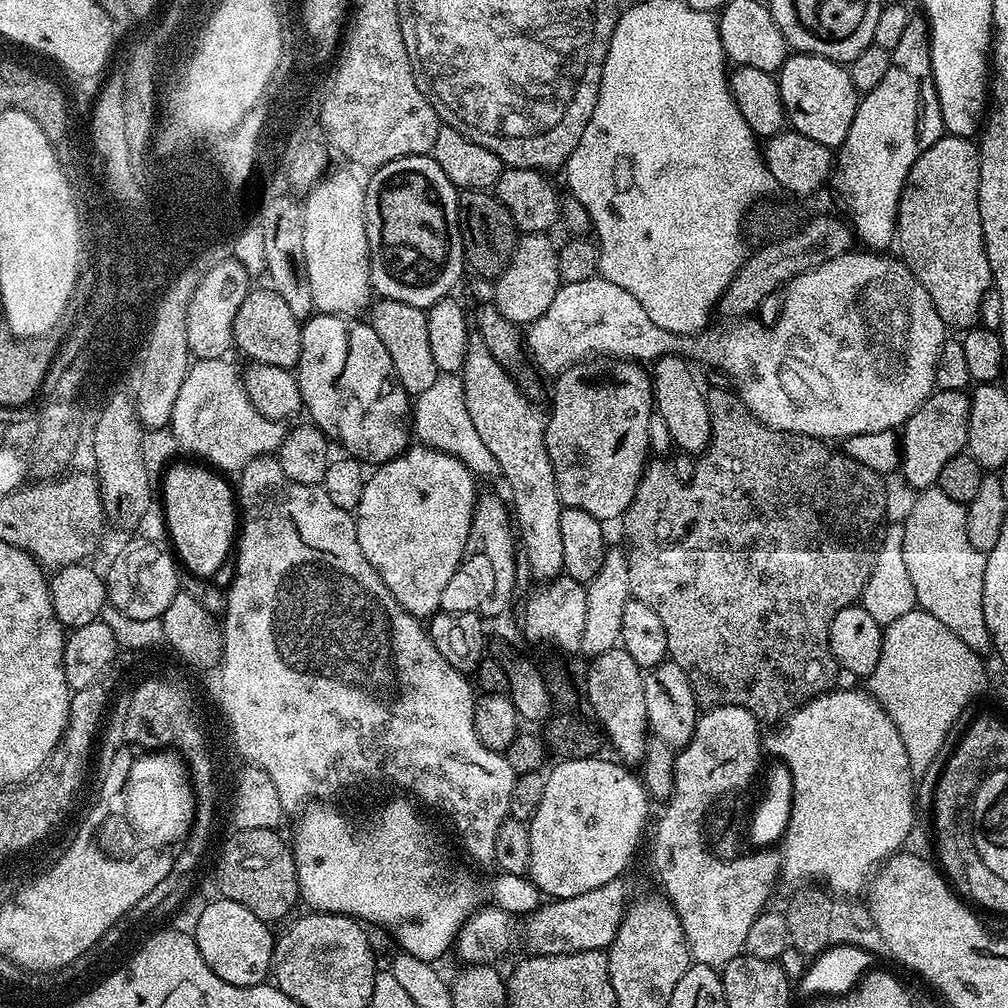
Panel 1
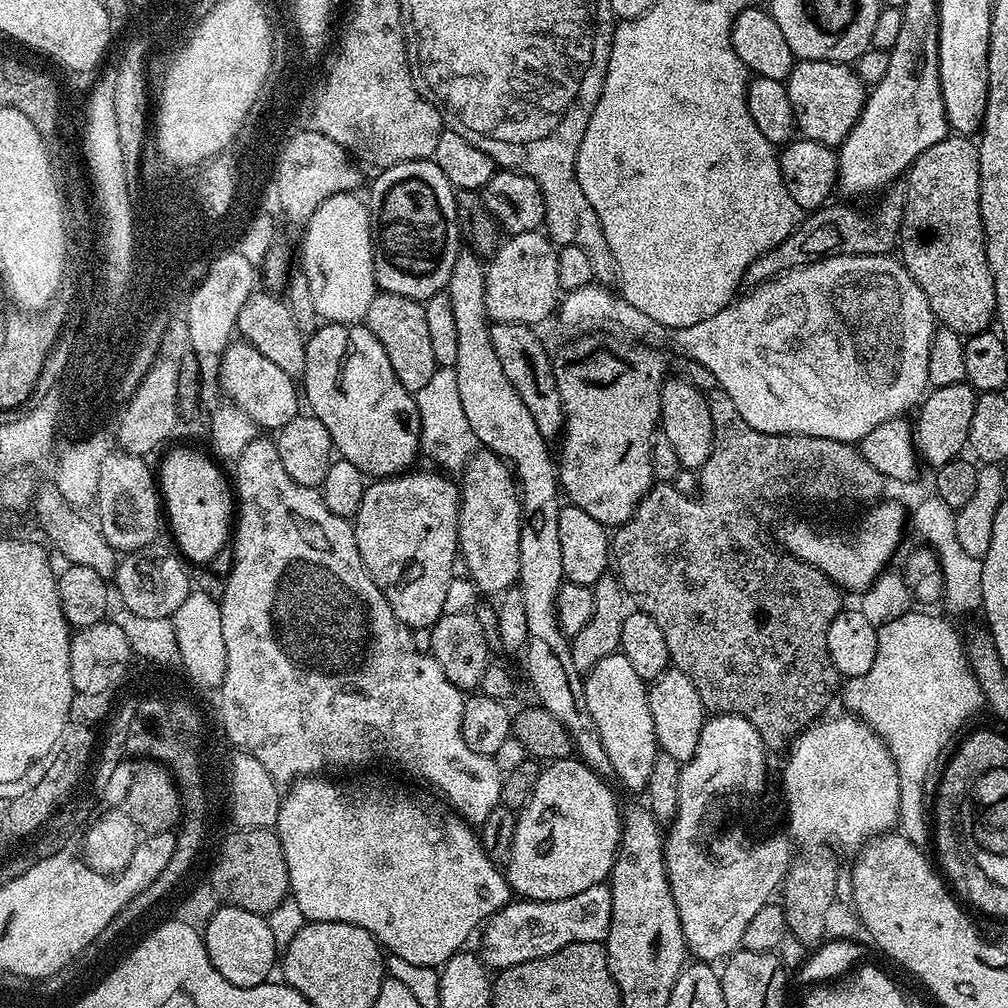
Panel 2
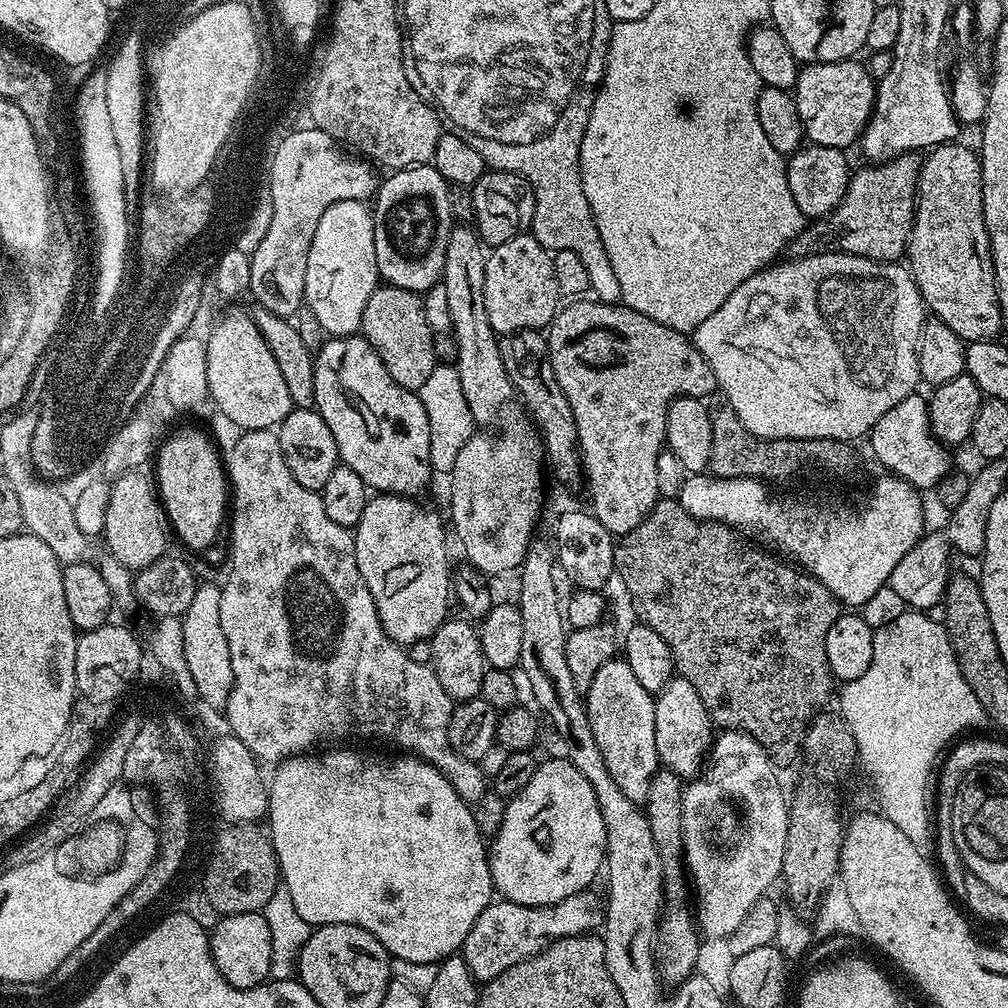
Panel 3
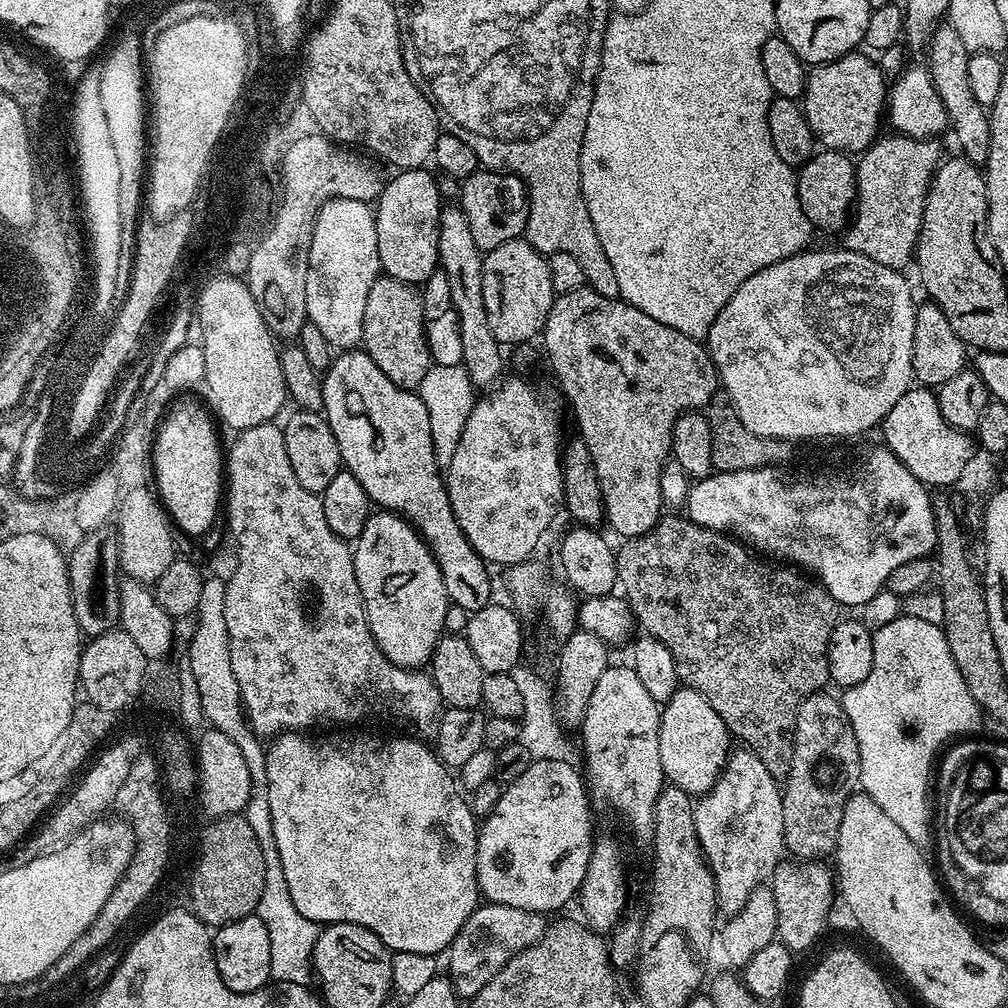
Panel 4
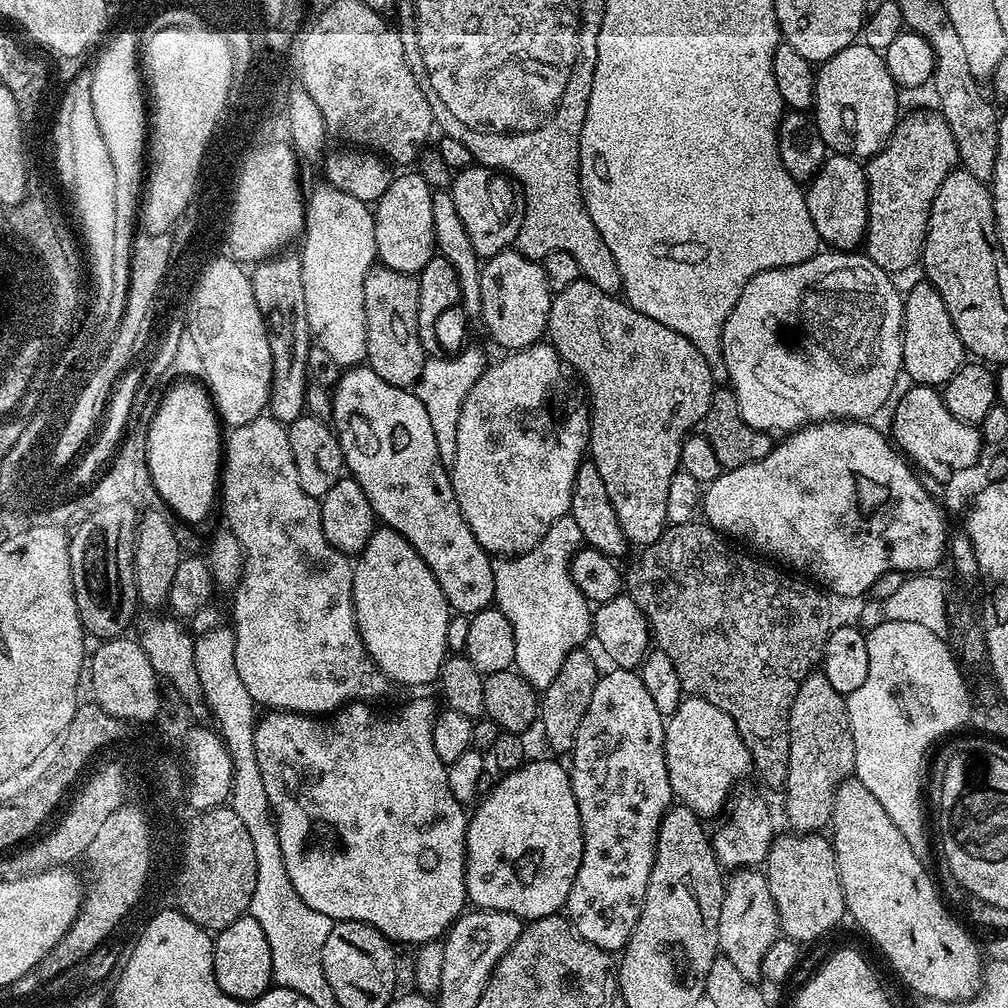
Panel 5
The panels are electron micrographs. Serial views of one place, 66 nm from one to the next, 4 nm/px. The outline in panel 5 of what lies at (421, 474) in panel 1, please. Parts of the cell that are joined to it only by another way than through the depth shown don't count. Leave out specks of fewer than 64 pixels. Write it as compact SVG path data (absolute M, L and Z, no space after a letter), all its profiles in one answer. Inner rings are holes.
M380 526L372 533L366 546L355 557L352 569L352 605L356 611L356 623L360 626L360 636L368 647L368 654L380 667L393 685L432 684L440 678L440 671L448 649L448 600L442 594L438 578L426 566L426 562L393 528Z

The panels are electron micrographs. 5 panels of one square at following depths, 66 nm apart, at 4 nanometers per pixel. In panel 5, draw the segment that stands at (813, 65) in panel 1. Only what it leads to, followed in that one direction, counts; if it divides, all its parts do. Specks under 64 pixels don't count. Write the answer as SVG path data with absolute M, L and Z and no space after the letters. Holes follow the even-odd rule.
M863 42L846 46L846 50L838 50L838 54L823 61L816 72L816 93L812 108L825 149L841 156L857 158L878 155L901 115L896 93L898 87L890 76L883 55Z

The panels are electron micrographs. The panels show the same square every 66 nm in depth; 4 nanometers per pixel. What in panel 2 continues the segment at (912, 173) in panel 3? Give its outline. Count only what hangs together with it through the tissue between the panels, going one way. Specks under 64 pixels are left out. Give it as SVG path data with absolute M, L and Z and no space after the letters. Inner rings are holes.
M900 190L892 191L883 193L884 201L873 212L859 212L856 208L832 202L805 215L800 225L785 240L778 242L778 246L766 250L766 254L750 262L744 275L744 284L764 284L786 270L799 268L801 264L813 264L816 260L825 260L827 256L889 255L897 247L900 223L904 217L904 193Z

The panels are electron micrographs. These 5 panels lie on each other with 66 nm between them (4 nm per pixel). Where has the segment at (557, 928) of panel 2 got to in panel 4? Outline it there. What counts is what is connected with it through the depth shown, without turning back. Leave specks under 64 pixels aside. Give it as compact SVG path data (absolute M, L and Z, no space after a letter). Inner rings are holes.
M481 903L479 908L466 918L462 930L454 938L452 947L447 949L448 968L450 979L457 996L471 998L510 962L514 954L522 949L530 947L544 936L546 920L541 913L530 910L518 910L514 906L502 906L501 904Z

